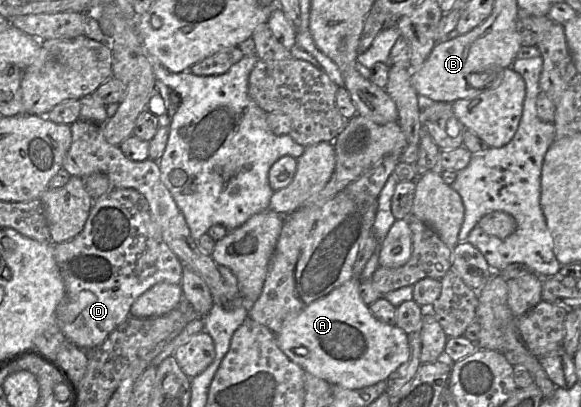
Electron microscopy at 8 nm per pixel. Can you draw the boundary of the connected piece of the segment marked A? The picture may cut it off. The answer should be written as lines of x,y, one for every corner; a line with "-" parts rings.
374,235
368,237
360,246
353,277
308,305
275,334
278,347
291,361
332,386
346,389
372,386
387,380
410,356
410,336
398,326
376,319
359,294
361,273
377,249
378,239

